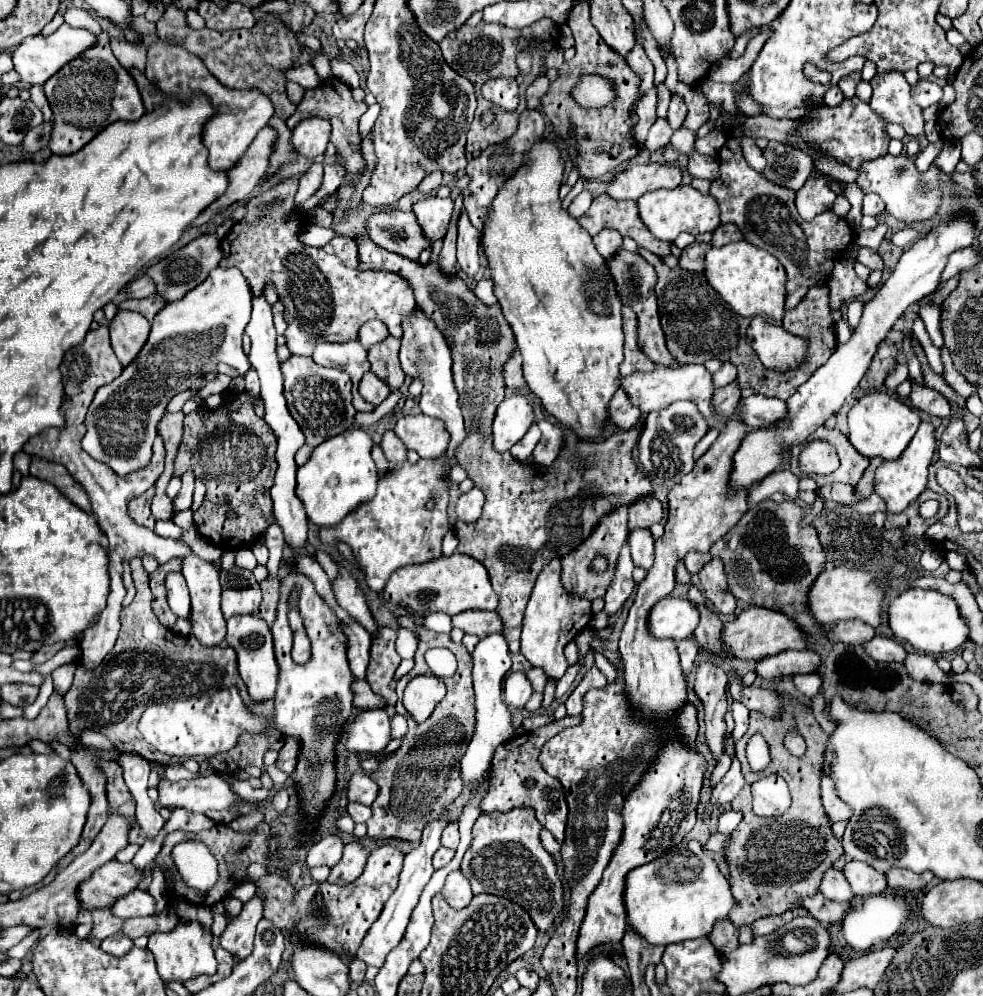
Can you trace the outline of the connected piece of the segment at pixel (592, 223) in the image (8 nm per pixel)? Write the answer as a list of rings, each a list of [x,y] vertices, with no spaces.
[[[611,196],[593,198],[591,208],[577,220],[591,236],[603,228],[613,228],[621,236],[631,236],[641,248],[655,252],[657,256],[671,256],[671,244],[657,240],[645,224],[641,224],[635,200],[613,200]]]

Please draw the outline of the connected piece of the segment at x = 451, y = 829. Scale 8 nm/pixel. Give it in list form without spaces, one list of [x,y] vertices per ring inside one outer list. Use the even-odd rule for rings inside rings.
[[[451,822],[447,828],[445,828],[445,832],[443,832],[443,836],[441,836],[441,844],[445,846],[445,848],[457,848],[457,844],[459,844],[459,832],[457,832],[457,824],[455,822]]]

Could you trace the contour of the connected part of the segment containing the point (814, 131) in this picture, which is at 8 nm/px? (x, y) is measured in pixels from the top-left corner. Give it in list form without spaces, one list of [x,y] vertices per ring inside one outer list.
[[[845,98],[843,104],[837,108],[823,106],[817,112],[813,112],[809,116],[809,122],[801,128],[801,132],[795,138],[789,140],[789,144],[803,148],[803,144],[809,142],[813,146],[819,146],[835,160],[851,168],[859,168],[865,160],[873,160],[887,154],[889,136],[883,132],[883,126],[885,122],[869,108],[869,104],[861,102],[859,98],[849,98],[849,100]]]

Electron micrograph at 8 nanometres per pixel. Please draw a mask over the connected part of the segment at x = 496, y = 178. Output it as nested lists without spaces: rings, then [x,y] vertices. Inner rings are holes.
[[[525,110],[519,118],[519,126],[515,130],[515,134],[499,144],[487,146],[479,158],[473,158],[467,164],[467,174],[471,176],[471,184],[467,186],[467,190],[463,190],[463,206],[465,212],[469,214],[471,224],[479,230],[479,238],[481,232],[485,228],[485,216],[489,216],[489,204],[495,200],[497,192],[501,190],[501,184],[505,184],[505,180],[511,180],[511,176],[515,176],[515,172],[525,164],[525,152],[529,152],[529,148],[533,148],[533,144],[541,142],[543,138],[543,130],[545,130],[545,120],[537,110]]]

